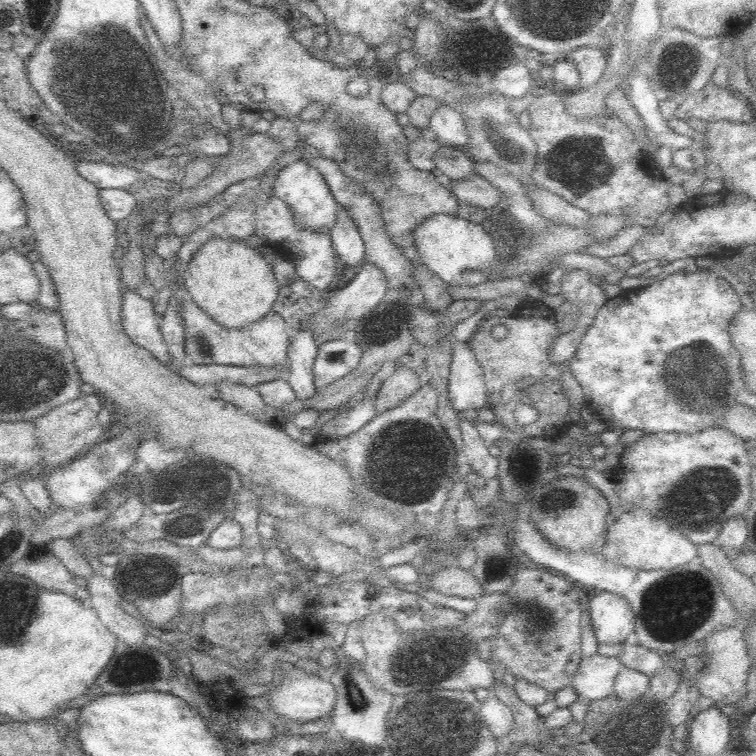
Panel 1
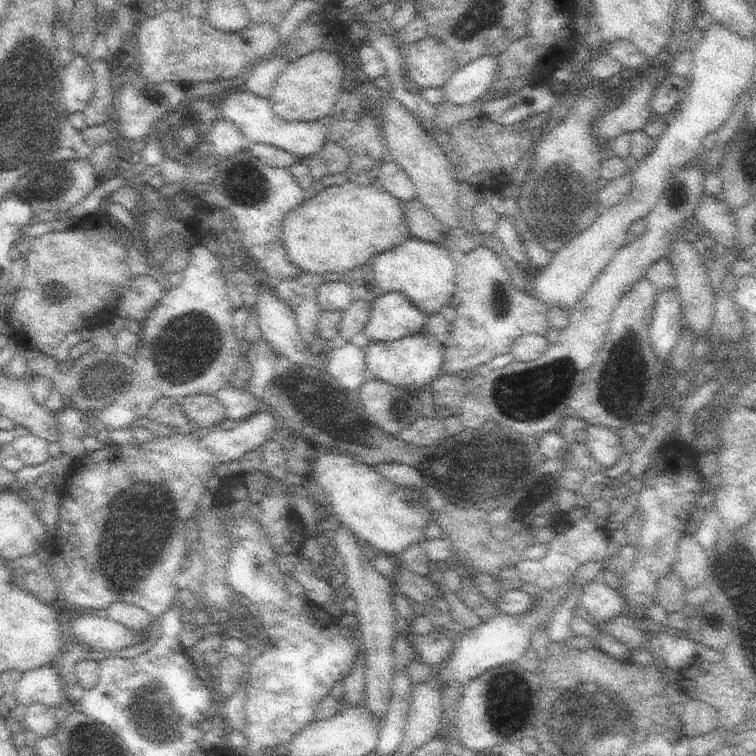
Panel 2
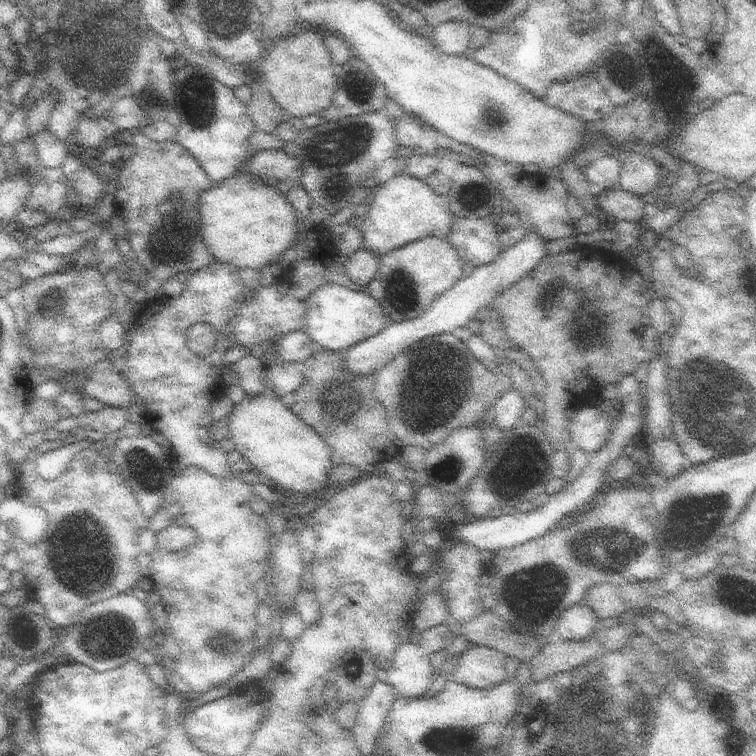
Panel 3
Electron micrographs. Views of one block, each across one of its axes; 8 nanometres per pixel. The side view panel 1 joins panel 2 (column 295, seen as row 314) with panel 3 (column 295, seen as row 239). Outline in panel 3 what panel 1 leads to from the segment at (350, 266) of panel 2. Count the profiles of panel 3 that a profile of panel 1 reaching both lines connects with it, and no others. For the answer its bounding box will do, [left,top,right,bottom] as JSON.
[197,150,303,270]

